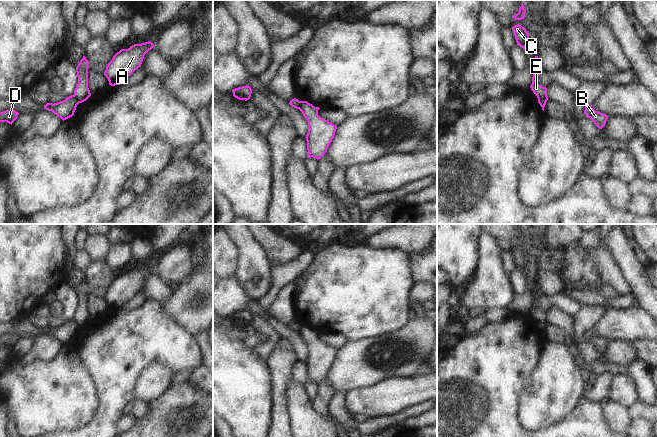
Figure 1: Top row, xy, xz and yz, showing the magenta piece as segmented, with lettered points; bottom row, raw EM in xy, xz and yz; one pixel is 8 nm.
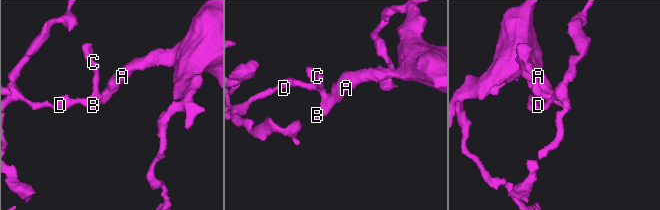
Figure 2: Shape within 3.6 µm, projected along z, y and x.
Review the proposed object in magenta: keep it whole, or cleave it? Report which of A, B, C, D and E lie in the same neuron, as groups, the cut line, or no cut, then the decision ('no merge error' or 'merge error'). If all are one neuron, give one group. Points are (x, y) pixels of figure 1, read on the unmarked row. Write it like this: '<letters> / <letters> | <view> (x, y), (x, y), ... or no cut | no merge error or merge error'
A B C E / D | xz (299, 325), (300, 333) | merge error

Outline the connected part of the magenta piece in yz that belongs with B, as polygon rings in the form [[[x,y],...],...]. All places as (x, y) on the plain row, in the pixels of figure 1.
[[[592,329],[589,330],[585,330],[585,334],[584,334],[585,339],[590,342],[594,348],[599,352],[602,353],[605,348],[606,345],[608,343],[608,340],[606,338],[603,338],[601,336],[595,335],[592,332]]]

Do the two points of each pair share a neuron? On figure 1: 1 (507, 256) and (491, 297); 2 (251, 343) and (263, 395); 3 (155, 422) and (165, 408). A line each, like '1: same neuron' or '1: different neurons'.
1: different neurons
2: different neurons
3: same neuron

